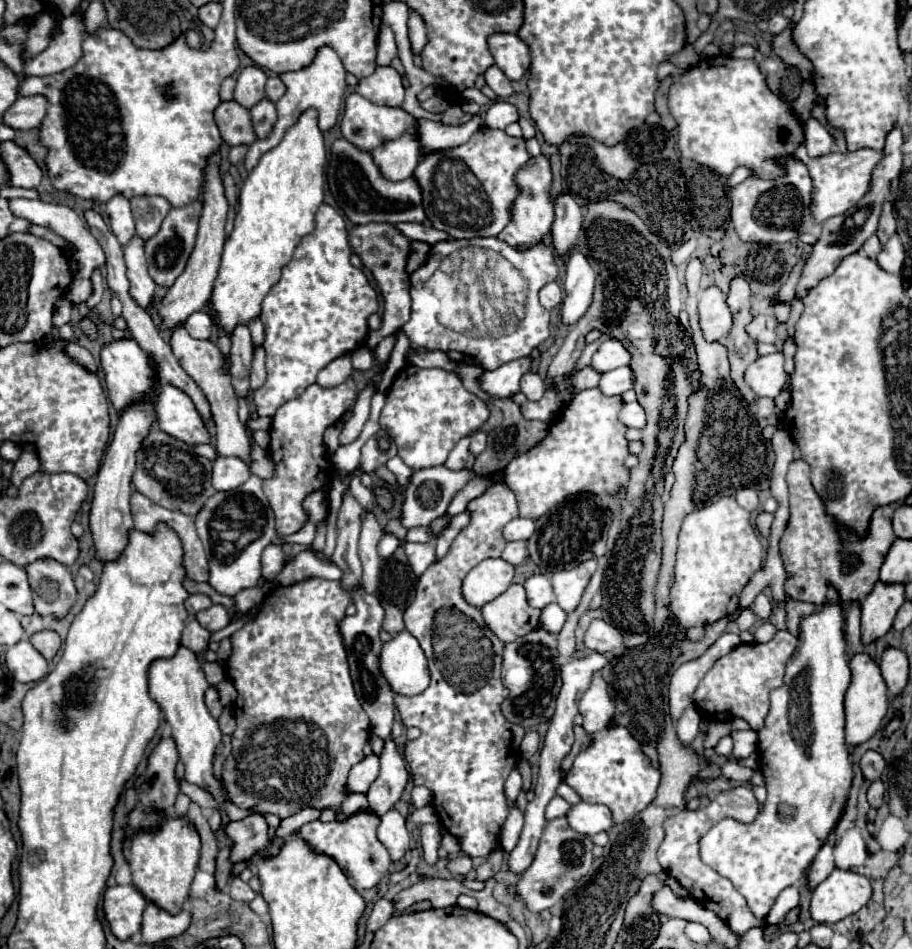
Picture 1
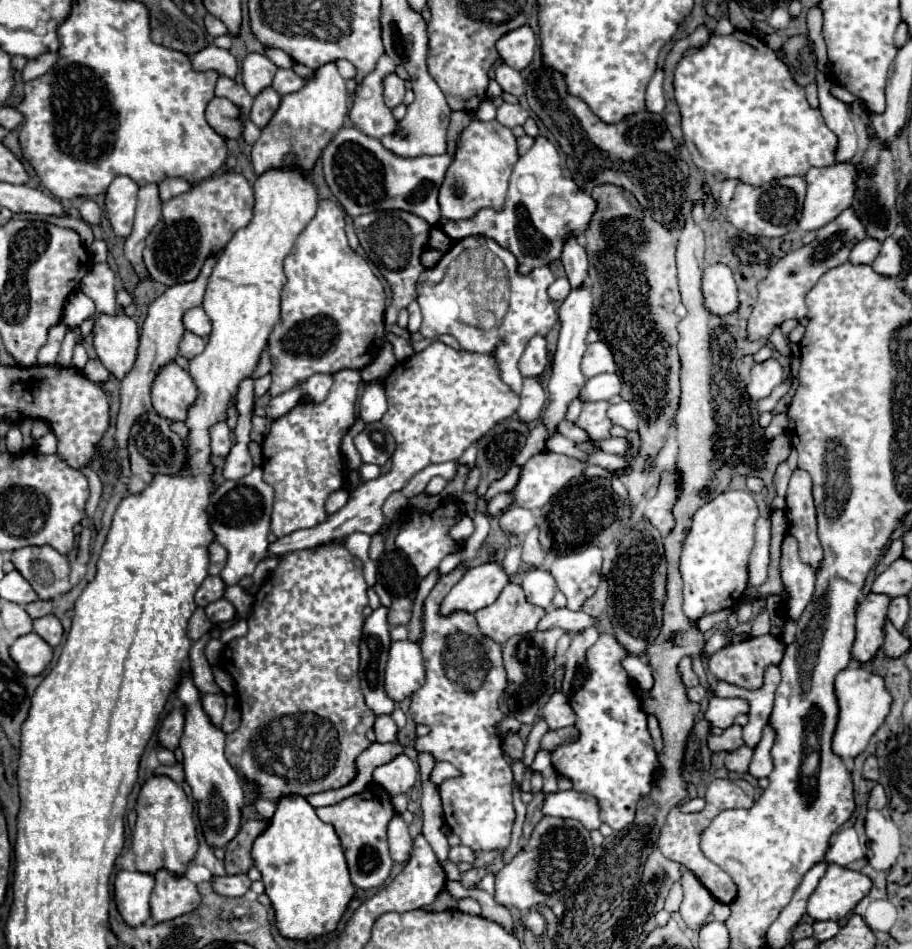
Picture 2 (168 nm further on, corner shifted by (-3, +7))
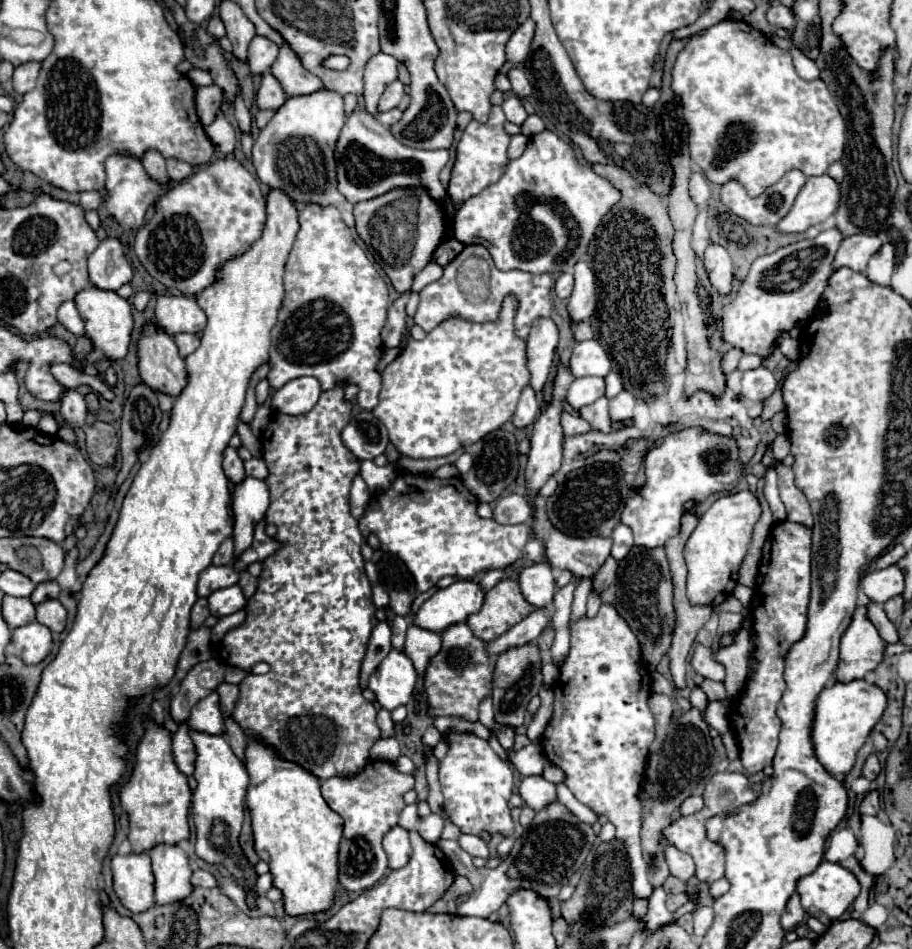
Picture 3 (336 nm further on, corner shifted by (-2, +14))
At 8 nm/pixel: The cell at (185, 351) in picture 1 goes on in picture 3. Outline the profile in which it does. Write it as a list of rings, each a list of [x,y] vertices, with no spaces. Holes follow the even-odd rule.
[[[178,333],[178,335],[174,335],[174,341],[180,349],[180,357],[186,357],[188,353],[192,353],[200,345],[198,335],[190,335],[190,333]]]

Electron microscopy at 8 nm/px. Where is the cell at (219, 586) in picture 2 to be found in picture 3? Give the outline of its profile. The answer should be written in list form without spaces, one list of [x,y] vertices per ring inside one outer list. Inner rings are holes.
[[[210,565],[208,569],[204,569],[200,573],[198,579],[198,597],[208,597],[210,593],[230,587],[238,583],[238,571],[234,571],[234,567],[224,565],[224,567],[214,567]]]

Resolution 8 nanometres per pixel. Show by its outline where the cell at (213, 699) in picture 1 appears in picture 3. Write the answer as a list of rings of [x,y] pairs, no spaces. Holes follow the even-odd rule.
[[[212,691],[208,697],[196,703],[196,707],[190,713],[188,725],[192,725],[192,729],[202,731],[202,733],[222,733],[224,731],[224,719],[222,719],[220,701],[218,701],[216,691]]]

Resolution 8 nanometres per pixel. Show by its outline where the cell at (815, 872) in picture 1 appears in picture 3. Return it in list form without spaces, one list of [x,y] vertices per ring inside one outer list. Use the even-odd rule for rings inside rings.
[[[794,893],[794,895],[788,899],[786,909],[784,909],[782,917],[780,917],[782,929],[784,929],[784,931],[792,931],[792,927],[796,927],[796,925],[800,925],[800,923],[804,921],[804,915],[806,915],[806,913],[804,913],[804,909],[802,909],[800,895]]]

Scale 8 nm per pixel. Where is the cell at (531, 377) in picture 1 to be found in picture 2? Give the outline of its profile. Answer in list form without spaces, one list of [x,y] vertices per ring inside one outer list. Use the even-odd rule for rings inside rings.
[[[525,378],[523,380],[523,392],[521,392],[521,406],[517,410],[517,416],[521,422],[533,422],[539,420],[545,408],[545,390],[539,384],[537,378]]]

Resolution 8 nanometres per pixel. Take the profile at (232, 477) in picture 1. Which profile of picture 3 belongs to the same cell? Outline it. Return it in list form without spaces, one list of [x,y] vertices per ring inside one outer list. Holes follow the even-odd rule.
[[[248,459],[244,461],[244,467],[246,467],[246,475],[252,475],[256,479],[264,479],[268,475],[268,469],[262,459]]]

